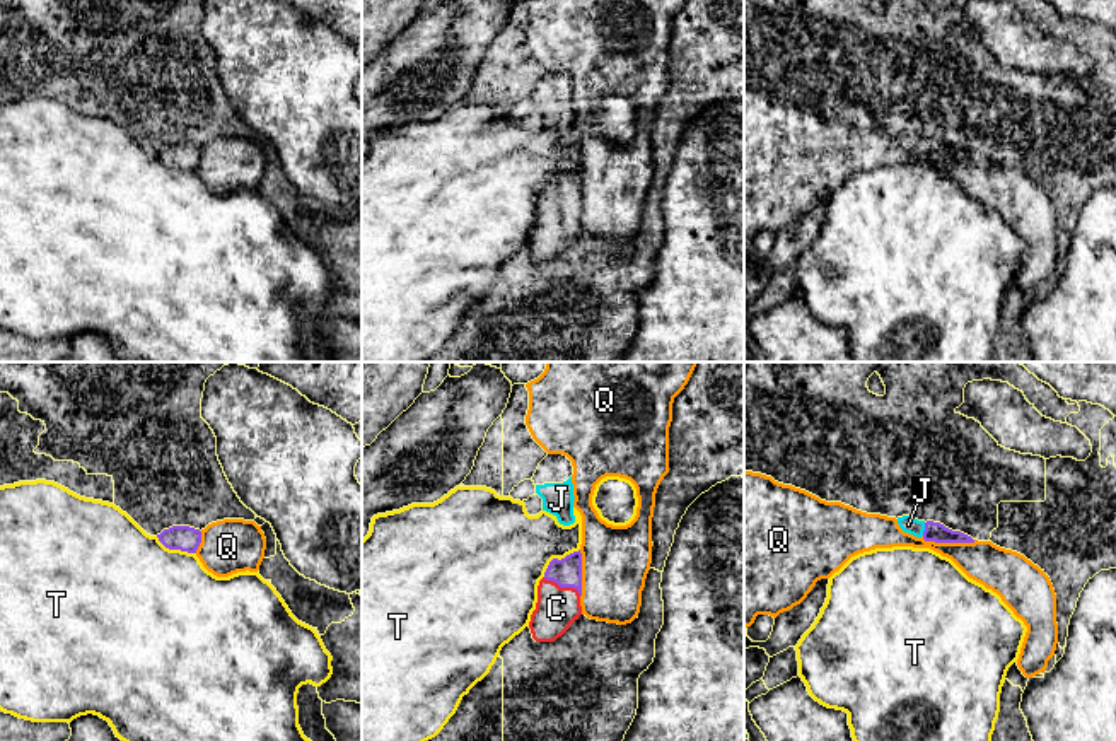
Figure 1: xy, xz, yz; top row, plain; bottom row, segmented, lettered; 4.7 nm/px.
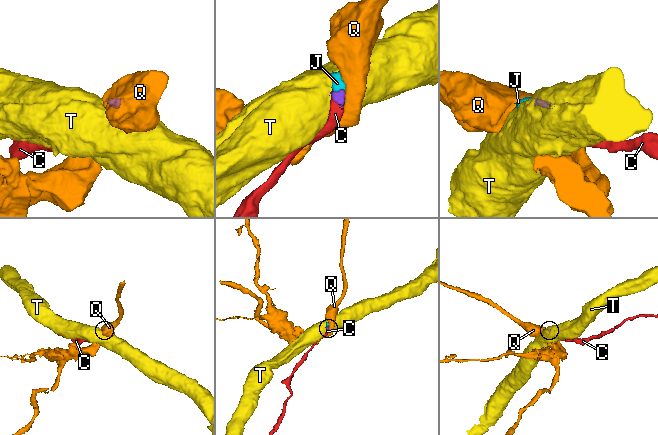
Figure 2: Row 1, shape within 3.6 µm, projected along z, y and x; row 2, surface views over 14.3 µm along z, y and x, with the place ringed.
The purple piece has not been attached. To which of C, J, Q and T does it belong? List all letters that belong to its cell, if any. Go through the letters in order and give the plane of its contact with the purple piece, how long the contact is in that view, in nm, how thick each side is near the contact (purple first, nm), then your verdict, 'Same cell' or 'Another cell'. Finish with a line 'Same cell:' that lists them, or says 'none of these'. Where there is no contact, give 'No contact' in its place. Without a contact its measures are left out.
C: Touches purple in xz. Shared border 200 nm. Thickness 140 nm (purple) against 200 nm. Same cell
J: Touches purple in yz. Shared border 70 nm. Thickness 100 nm (purple) against 80 nm. Same cell
Q: Touches purple in yz. Shared border 260 nm. Thickness 100 nm (purple) against 200 nm. Another cell
T: Touches purple in xz. Shared border 220 nm. Thickness 140 nm (purple) against 420 nm. Another cell
Same cell: C, J

